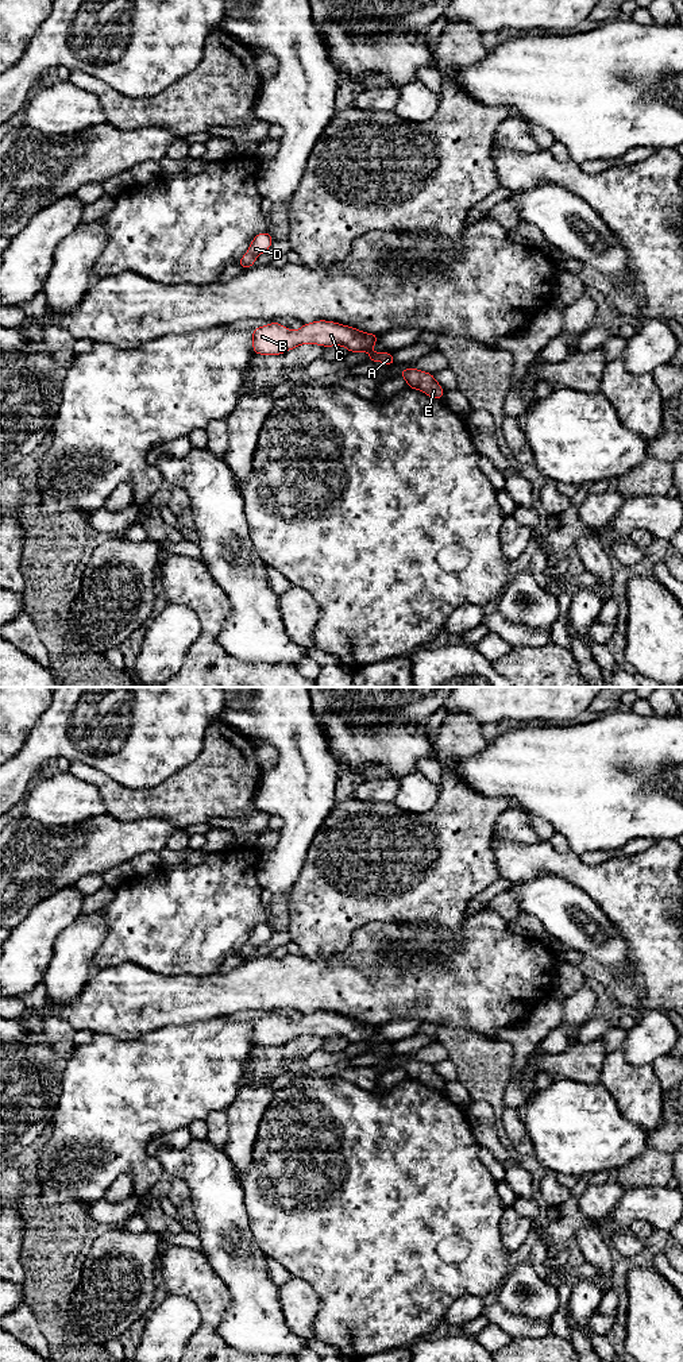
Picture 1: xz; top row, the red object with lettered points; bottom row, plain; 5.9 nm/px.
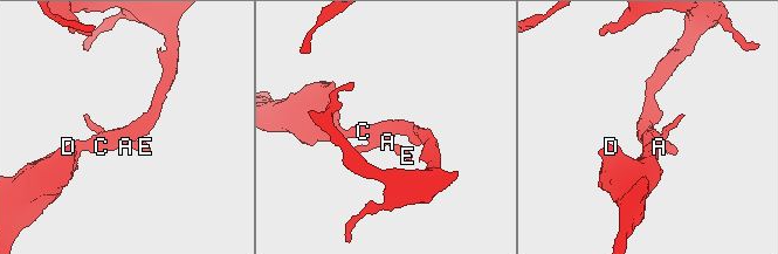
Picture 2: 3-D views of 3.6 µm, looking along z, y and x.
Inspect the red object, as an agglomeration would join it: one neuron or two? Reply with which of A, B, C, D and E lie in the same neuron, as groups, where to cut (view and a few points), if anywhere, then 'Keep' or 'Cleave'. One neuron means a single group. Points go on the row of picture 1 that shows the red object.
Groups: A B C D E. No split. Keep

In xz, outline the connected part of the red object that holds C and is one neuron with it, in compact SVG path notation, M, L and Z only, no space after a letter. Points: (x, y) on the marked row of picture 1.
M319 320L290 331L273 321L252 329L252 351L258 355L281 355L300 344L320 344L324 348L344 346L351 354L368 352L379 339L377 333L362 332L335 321Z

